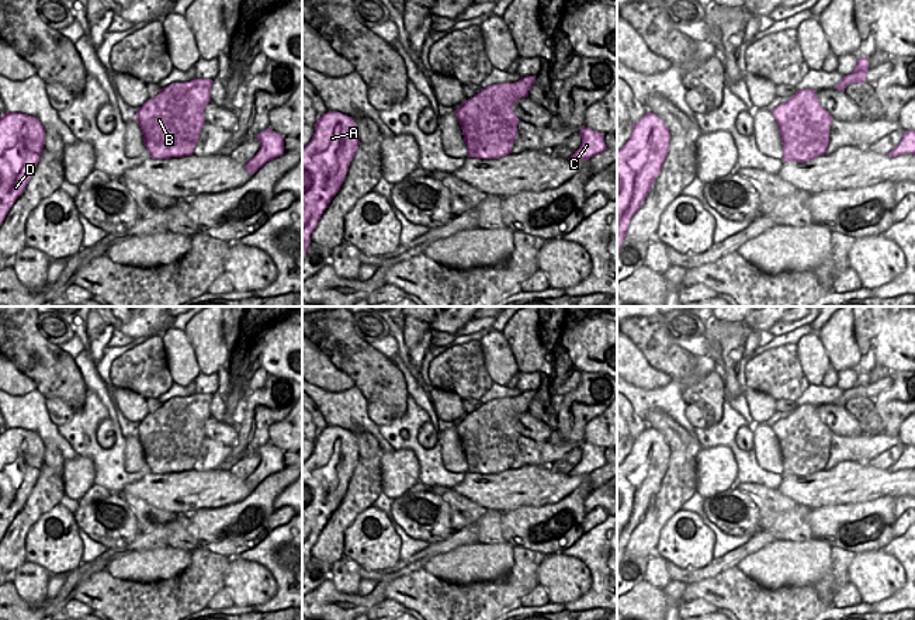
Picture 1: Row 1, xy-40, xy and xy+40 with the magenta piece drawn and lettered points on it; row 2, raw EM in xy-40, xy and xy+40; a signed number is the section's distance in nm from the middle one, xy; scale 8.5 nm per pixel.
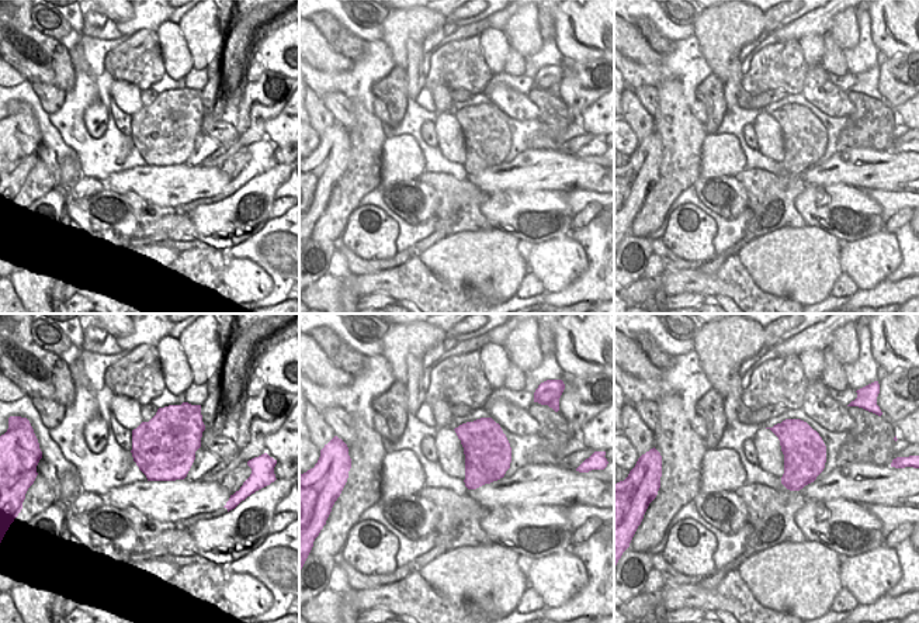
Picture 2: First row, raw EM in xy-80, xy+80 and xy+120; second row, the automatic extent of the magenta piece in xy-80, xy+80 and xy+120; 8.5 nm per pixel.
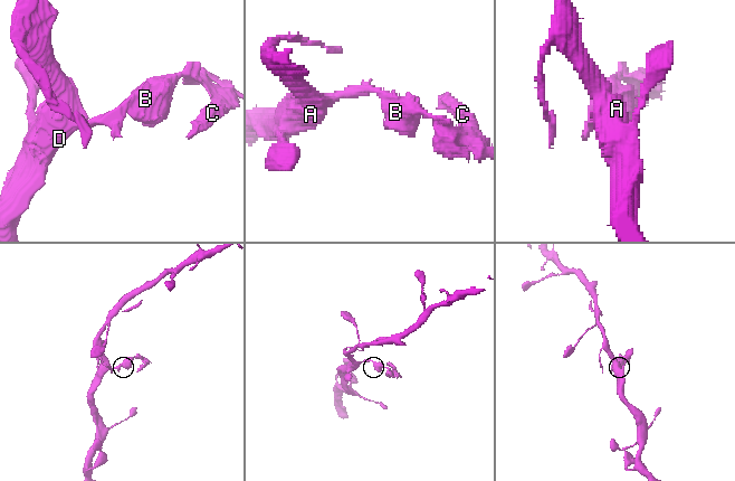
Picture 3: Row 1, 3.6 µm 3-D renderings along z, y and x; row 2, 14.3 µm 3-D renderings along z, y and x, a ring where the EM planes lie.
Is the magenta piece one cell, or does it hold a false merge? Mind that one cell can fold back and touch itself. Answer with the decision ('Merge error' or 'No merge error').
Merge error.

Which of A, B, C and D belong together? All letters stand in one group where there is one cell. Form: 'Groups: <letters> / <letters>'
Groups: A B D / C.

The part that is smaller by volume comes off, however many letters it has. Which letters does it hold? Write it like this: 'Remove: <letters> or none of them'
Remove: C

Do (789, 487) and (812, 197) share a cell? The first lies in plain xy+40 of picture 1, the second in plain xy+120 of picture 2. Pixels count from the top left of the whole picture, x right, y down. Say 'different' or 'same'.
different

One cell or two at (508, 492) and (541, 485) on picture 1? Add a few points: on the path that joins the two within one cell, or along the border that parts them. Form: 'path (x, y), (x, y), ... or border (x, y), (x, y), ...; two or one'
path (516, 488), (533, 485); one

